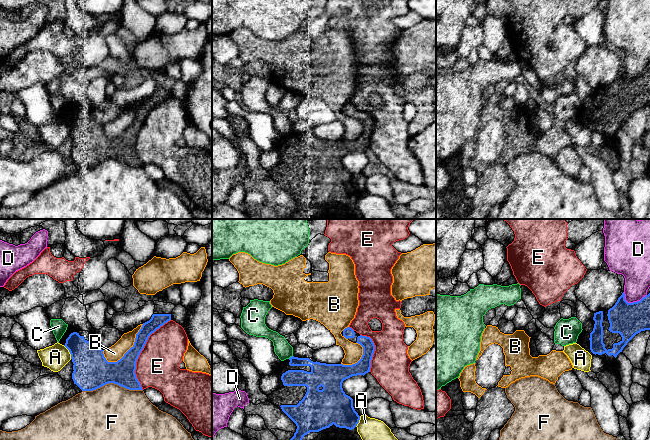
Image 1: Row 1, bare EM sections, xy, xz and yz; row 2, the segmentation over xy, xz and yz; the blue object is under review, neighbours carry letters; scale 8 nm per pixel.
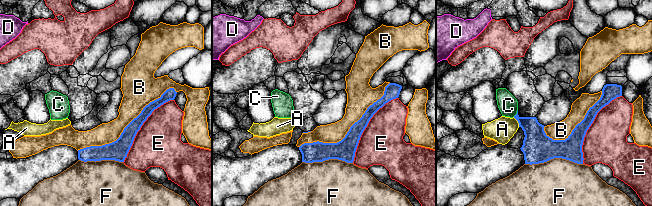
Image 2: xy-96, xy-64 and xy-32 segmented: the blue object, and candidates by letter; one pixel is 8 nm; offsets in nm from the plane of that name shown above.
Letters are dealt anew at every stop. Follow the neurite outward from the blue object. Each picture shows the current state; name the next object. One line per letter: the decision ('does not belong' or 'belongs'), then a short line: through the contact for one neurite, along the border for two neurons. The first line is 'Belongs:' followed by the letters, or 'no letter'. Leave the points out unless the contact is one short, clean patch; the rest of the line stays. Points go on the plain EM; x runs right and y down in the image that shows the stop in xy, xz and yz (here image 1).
Belongs: no letter
A: does not belong
B: does not belong
C: does not belong
D: does not belong
E: does not belong
F: does not belong

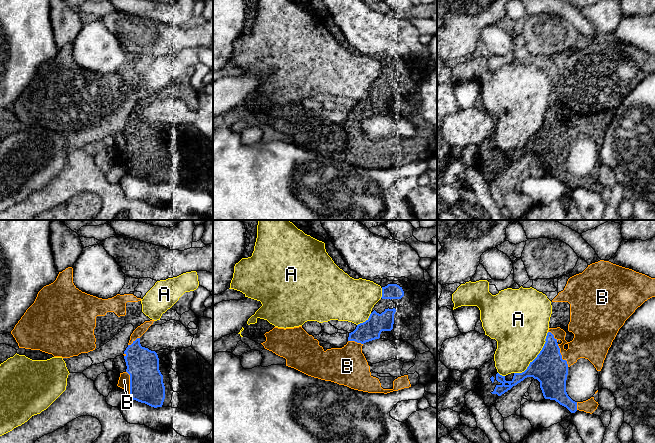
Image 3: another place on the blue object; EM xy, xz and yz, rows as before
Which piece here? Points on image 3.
Belongs: B
A: does not belong
B: belongs

